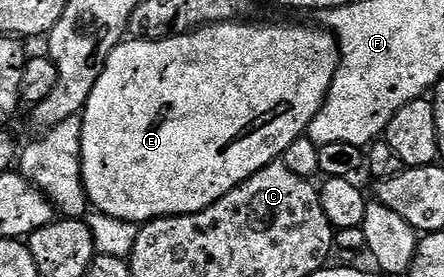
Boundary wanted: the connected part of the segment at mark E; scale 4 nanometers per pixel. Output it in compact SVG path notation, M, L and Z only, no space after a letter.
M241 20L237 21L219 21L217 25L203 25L201 29L193 30L189 33L179 33L177 35L167 35L157 39L148 41L140 41L137 39L123 40L122 44L117 45L115 49L108 55L104 71L100 75L100 79L96 79L96 87L92 87L92 95L88 95L88 103L86 108L80 114L82 122L82 182L86 188L87 202L97 212L115 217L116 219L124 219L125 221L137 221L145 223L154 221L158 217L183 217L189 213L199 213L207 209L212 203L216 203L224 195L228 195L228 191L232 191L237 185L243 185L247 179L256 171L260 171L264 166L271 165L273 161L279 160L283 151L285 151L297 137L303 136L309 130L310 124L314 116L320 111L320 107L324 103L324 99L328 95L328 87L332 87L332 79L336 75L336 67L338 66L338 43L334 40L333 32L322 29L309 29L306 25L242 25Z

